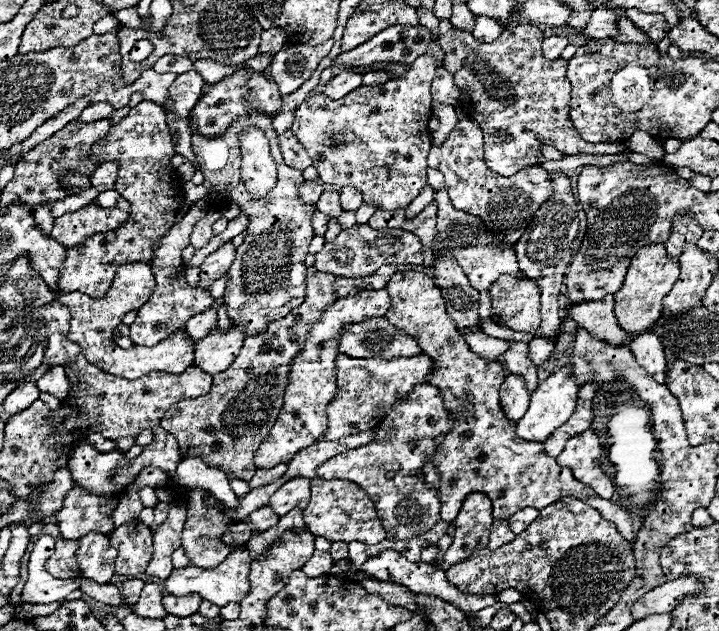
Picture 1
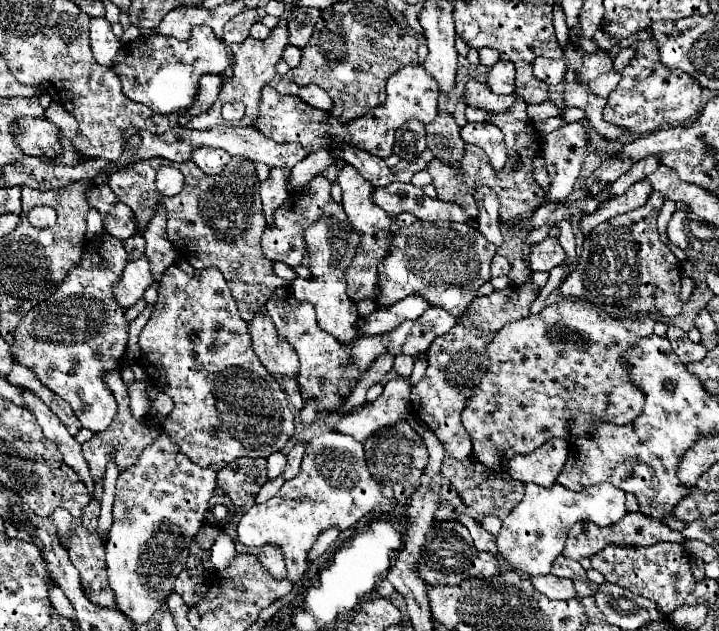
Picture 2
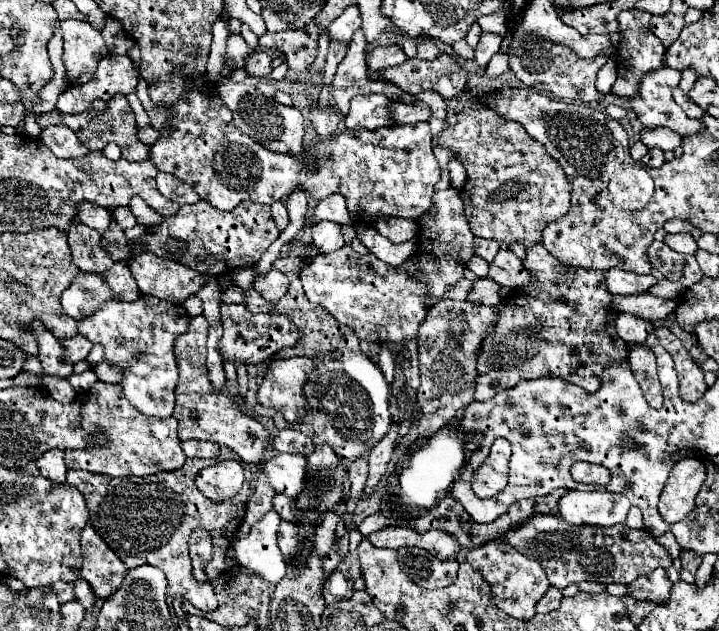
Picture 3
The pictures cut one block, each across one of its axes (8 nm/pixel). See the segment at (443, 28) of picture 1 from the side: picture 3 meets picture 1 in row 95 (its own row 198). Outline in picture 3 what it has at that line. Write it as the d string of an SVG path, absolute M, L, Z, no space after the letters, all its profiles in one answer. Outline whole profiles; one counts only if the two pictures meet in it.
M482 106L460 112L456 126L442 130L436 144L450 148L468 172L460 198L472 232L496 240L502 250L514 242L526 248L542 242L542 230L568 214L572 186L564 170L546 154L542 142L526 134L522 124L506 120L496 110Z

